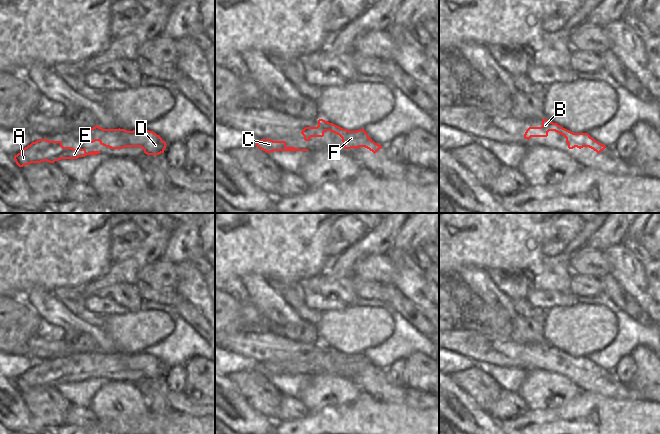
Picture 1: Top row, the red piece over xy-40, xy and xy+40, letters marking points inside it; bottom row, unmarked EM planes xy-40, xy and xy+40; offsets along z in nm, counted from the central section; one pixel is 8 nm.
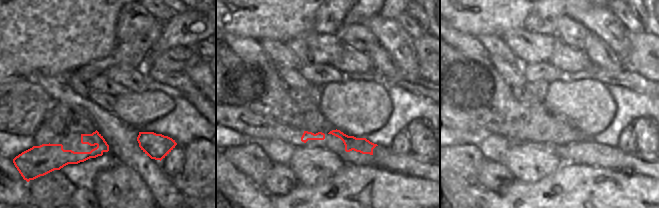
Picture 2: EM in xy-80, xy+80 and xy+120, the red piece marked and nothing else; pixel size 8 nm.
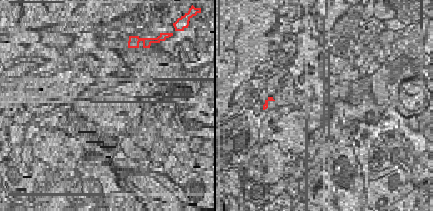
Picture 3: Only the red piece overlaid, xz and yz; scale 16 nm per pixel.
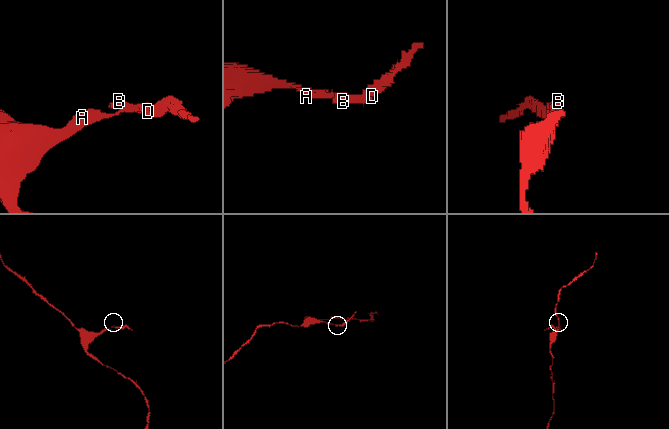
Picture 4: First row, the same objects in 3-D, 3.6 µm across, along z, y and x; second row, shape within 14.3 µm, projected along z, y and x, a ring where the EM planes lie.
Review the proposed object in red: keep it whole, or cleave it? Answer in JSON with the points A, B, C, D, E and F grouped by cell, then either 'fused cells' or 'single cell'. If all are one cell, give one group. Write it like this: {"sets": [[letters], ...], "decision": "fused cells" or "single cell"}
{"sets": [["A", "B", "C", "D", "E", "F"]], "decision": "single cell"}

